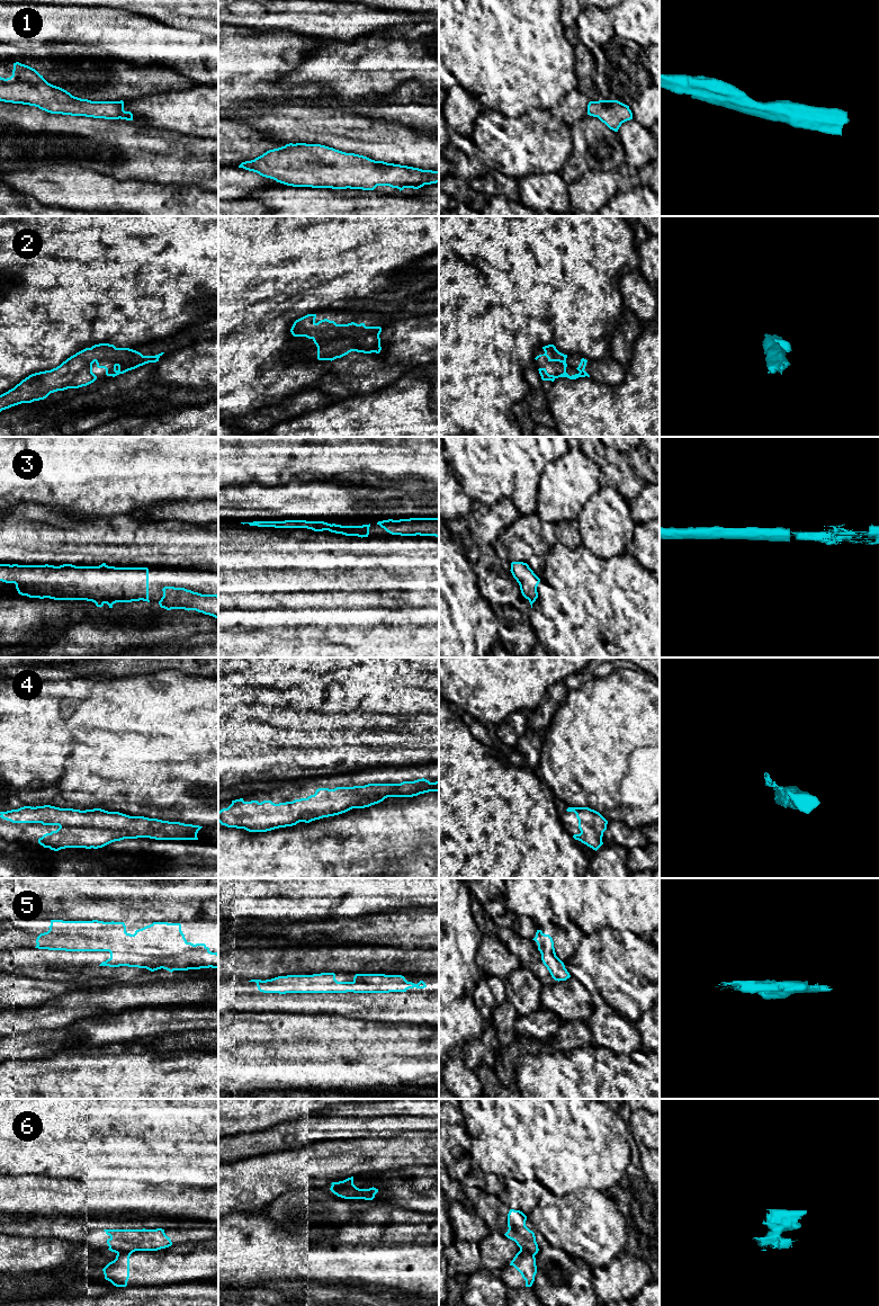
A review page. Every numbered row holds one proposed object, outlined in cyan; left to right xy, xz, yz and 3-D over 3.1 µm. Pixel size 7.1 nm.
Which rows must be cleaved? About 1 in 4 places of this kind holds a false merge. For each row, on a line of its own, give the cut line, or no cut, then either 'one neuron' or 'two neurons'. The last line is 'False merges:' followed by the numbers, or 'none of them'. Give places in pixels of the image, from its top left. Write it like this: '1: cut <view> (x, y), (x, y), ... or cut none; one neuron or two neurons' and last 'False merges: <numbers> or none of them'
1: cut none; one neuron
2: cut none; one neuron
3: cut none; one neuron
4: cut none; one neuron
5: cut none; one neuron
6: cut xy (132, 1251), (117, 1253); two neurons
False merges: 6

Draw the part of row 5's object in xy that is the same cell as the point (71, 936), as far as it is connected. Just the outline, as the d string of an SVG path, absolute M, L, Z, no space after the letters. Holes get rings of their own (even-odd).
M51 920L50 930L41 933L36 939L36 947L38 949L48 950L65 950L65 951L109 951L110 958L102 961L99 966L109 967L138 967L146 968L151 972L158 969L173 970L188 970L188 969L200 969L200 968L218 968L218 954L212 952L205 943L191 943L185 938L181 931L180 923L168 923L168 922L153 922L142 929L135 931L134 934L126 932L126 925L124 922L104 922L98 920L92 921L63 921L63 920Z

